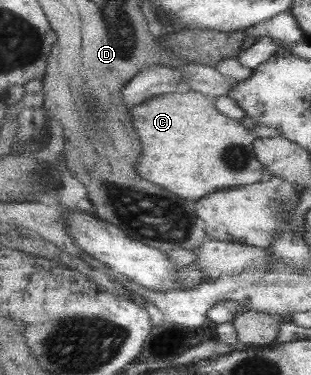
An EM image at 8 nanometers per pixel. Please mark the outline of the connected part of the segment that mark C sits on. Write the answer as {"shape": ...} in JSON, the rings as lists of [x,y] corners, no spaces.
{"shape":[[[188,90],[161,94],[131,107],[129,114],[138,136],[142,138],[142,156],[135,166],[137,173],[193,203],[218,190],[266,182],[272,178],[255,153],[253,142],[256,137],[239,120],[222,114],[201,92]]]}

